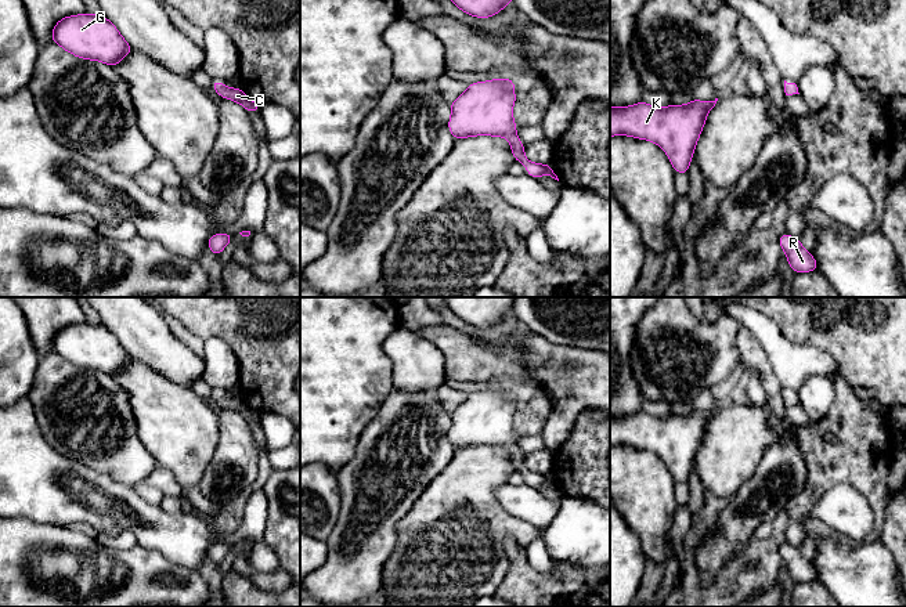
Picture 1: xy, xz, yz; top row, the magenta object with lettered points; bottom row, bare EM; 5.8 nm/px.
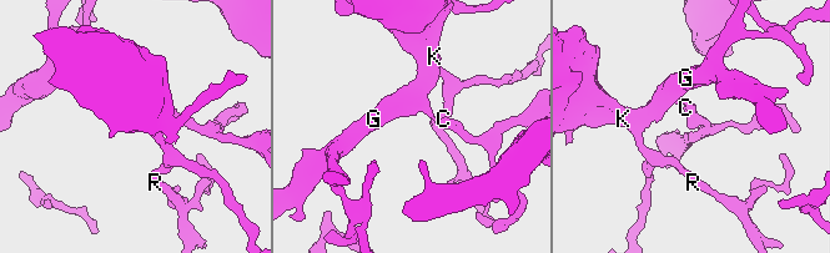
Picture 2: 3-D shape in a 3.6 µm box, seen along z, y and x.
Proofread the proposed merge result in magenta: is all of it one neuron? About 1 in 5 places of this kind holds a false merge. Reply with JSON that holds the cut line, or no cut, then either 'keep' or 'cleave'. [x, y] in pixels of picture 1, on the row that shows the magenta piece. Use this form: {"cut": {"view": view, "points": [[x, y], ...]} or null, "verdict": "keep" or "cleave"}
{"cut": null, "verdict": "keep"}

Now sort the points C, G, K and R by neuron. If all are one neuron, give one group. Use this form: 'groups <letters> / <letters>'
groups C G K R

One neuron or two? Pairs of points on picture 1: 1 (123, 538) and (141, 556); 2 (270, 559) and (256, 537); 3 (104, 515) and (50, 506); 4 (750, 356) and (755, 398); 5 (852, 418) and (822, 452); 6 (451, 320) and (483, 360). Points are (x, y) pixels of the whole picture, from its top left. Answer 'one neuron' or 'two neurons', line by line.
1: two neurons
2: one neuron
3: one neuron
4: two neurons
5: one neuron
6: two neurons

